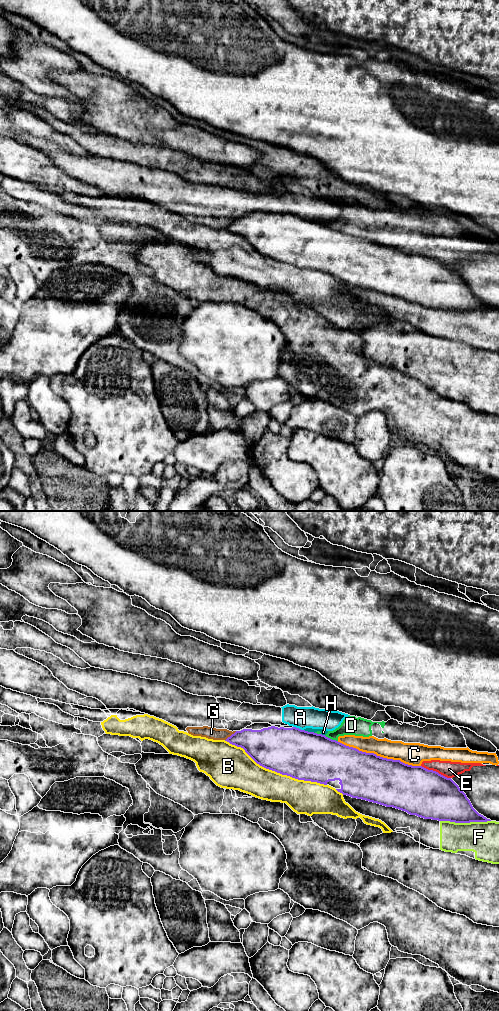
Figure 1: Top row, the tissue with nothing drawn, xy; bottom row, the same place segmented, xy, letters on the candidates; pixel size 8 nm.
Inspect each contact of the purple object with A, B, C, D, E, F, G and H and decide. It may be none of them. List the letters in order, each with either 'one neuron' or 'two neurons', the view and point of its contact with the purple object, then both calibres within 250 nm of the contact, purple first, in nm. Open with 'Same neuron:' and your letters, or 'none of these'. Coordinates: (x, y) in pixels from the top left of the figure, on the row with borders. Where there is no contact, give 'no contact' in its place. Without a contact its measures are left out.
Same neuron: none of these
A: two neurons | xy (298, 728) | 400/180 nm
B: two neurons | xy (275, 771) | 380/280 nm
C: two neurons | xy (379, 756) | 380/180 nm
D: two neurons | xy (331, 739) | 400/150 nm
E: two neurons | xy (435, 771) | 380/130 nm
F: two neurons | xy (465, 822) | 320/260 nm
G: two neurons | xy (231, 735) | 240/100 nm
H: two neurons | xy (309, 732) | 400/50 nm

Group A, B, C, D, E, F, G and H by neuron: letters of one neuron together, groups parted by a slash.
A G H / B / C D E / F

